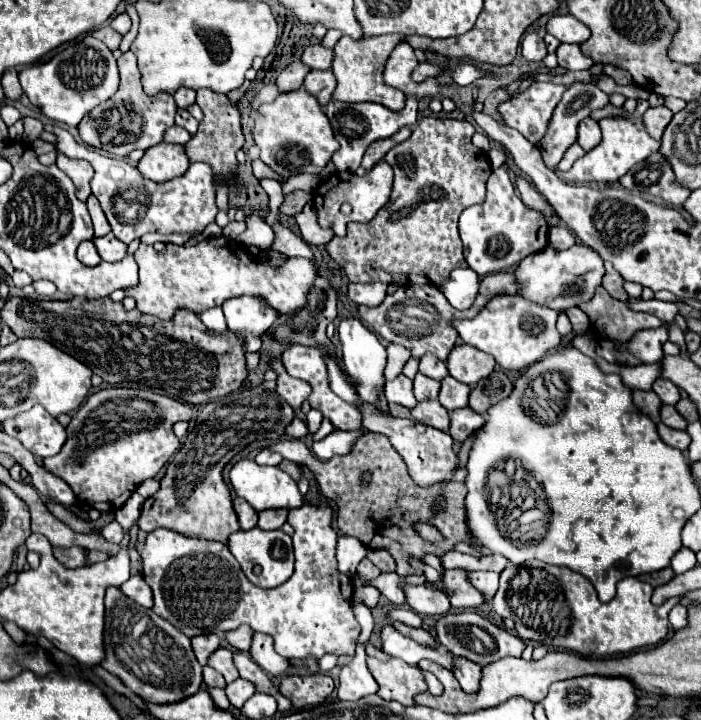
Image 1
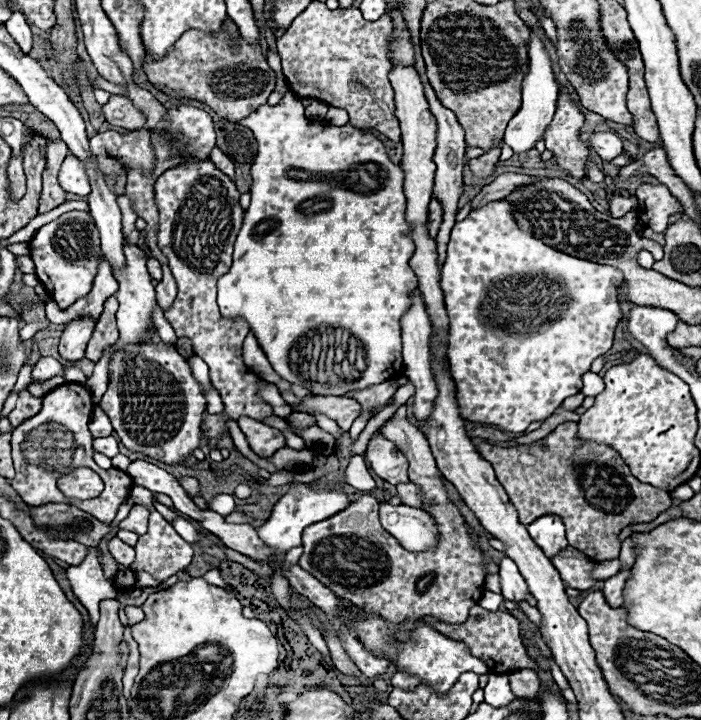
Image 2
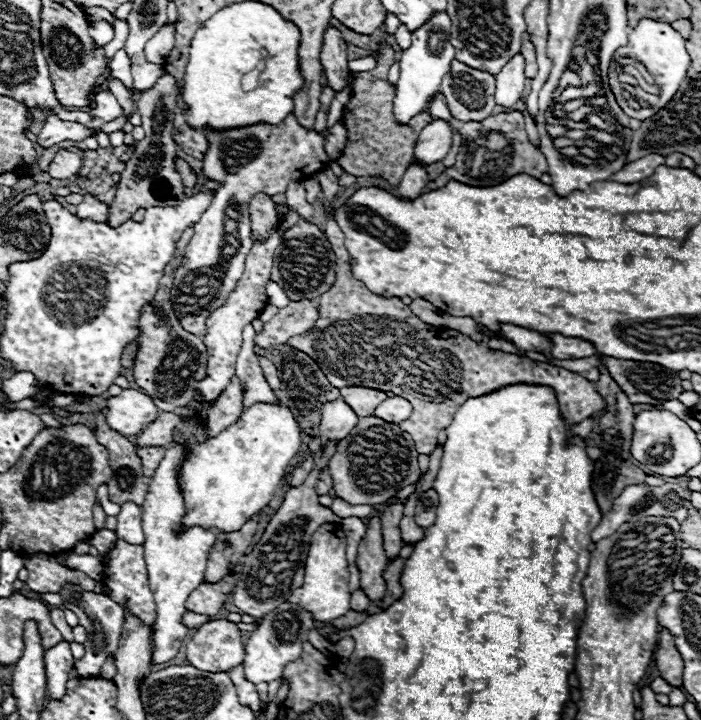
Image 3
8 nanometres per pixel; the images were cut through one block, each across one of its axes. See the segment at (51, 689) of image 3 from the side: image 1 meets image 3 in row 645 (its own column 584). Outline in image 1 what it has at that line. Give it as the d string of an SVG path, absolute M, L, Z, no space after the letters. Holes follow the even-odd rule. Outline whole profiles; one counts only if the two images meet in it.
M560 44L556 56L558 56L558 66L568 70L588 70L592 66L592 60L580 52L578 44Z

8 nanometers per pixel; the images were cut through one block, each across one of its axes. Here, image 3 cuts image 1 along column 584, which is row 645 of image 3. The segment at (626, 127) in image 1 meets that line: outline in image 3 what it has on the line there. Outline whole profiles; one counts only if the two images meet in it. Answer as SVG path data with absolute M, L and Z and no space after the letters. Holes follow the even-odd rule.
M172 446L166 450L166 458L156 468L146 502L142 506L142 528L146 536L146 542L142 548L144 548L146 566L148 566L148 586L156 600L156 620L152 624L152 640L154 640L152 664L168 662L182 648L182 642L188 634L188 628L182 622L182 614L186 612L184 602L202 584L208 550L214 544L214 534L198 526L190 528L180 538L174 536L174 528L178 528L186 510L182 492L176 480L176 472L178 472L178 466L182 464L182 458L184 458L184 450L180 446Z

